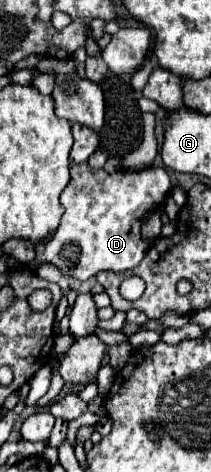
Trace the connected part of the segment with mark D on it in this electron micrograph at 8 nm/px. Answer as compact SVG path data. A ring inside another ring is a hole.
M89 164L71 166L71 182L61 192L65 214L53 238L35 248L37 256L29 264L35 270L41 262L55 264L63 274L77 280L89 280L101 270L125 272L135 268L147 254L149 244L141 238L141 224L147 212L163 204L169 194L169 176L163 168L137 172L93 170Z

